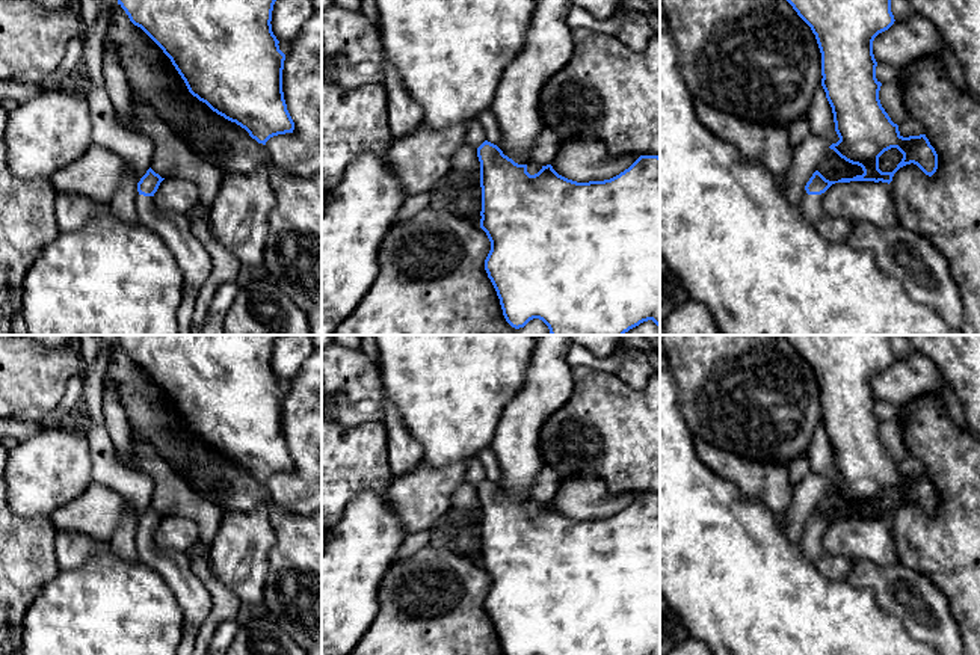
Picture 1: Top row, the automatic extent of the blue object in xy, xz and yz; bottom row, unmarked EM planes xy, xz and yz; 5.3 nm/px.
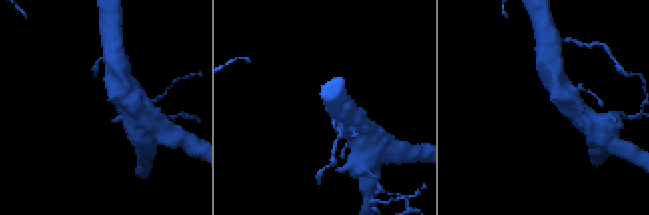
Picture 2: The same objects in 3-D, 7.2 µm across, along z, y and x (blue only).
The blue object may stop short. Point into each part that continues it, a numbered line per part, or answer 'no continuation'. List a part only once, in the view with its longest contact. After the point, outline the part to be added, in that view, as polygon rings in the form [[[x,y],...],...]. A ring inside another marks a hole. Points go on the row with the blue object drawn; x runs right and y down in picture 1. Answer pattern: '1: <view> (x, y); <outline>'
1: xy (174, 228); [[[143,195],[136,199],[136,213],[139,223],[157,234],[175,257],[184,279],[183,294],[198,294],[211,273],[211,258],[192,234],[187,217],[175,211],[159,210],[153,196]]]

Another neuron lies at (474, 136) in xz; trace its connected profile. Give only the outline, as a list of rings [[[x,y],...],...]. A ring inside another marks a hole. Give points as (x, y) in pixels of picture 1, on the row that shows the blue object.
[[[473,119],[467,127],[465,143],[479,148],[486,140],[485,128],[479,119]]]

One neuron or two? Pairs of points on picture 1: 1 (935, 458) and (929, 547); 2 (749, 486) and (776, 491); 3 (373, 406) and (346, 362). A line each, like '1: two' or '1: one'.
1: one
2: one
3: one

